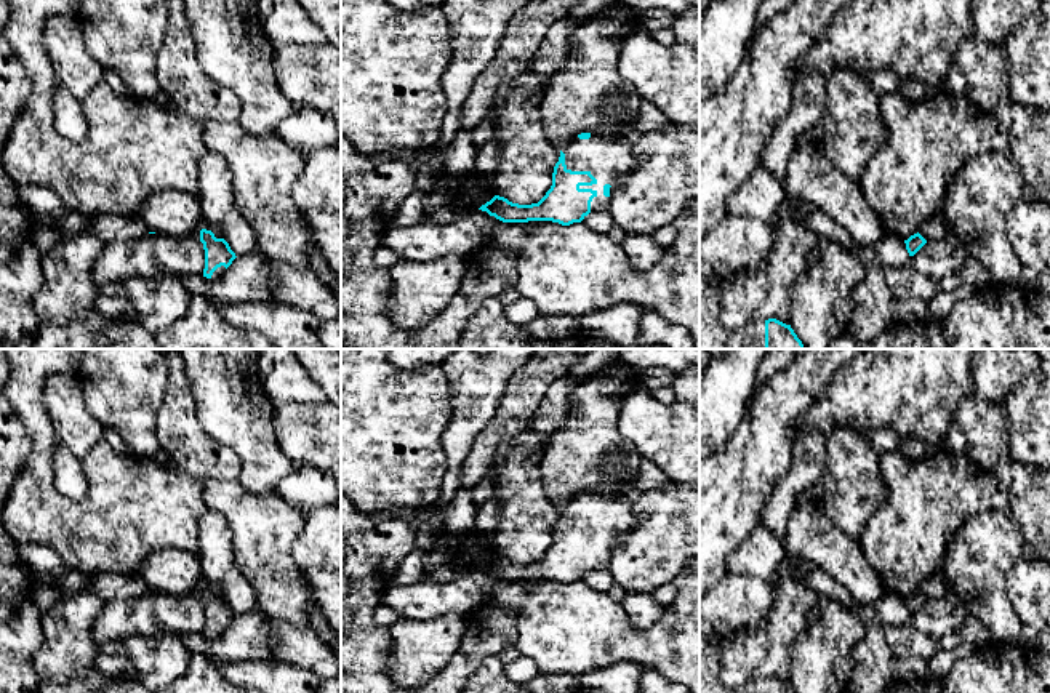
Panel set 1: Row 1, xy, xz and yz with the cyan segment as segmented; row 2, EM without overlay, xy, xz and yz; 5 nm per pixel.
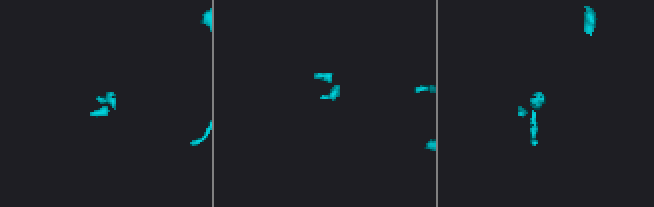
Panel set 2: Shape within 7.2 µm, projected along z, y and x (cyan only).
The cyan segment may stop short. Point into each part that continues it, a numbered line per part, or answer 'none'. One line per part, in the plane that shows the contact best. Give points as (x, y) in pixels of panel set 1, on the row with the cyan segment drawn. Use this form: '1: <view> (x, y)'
1: xz (607, 159)

